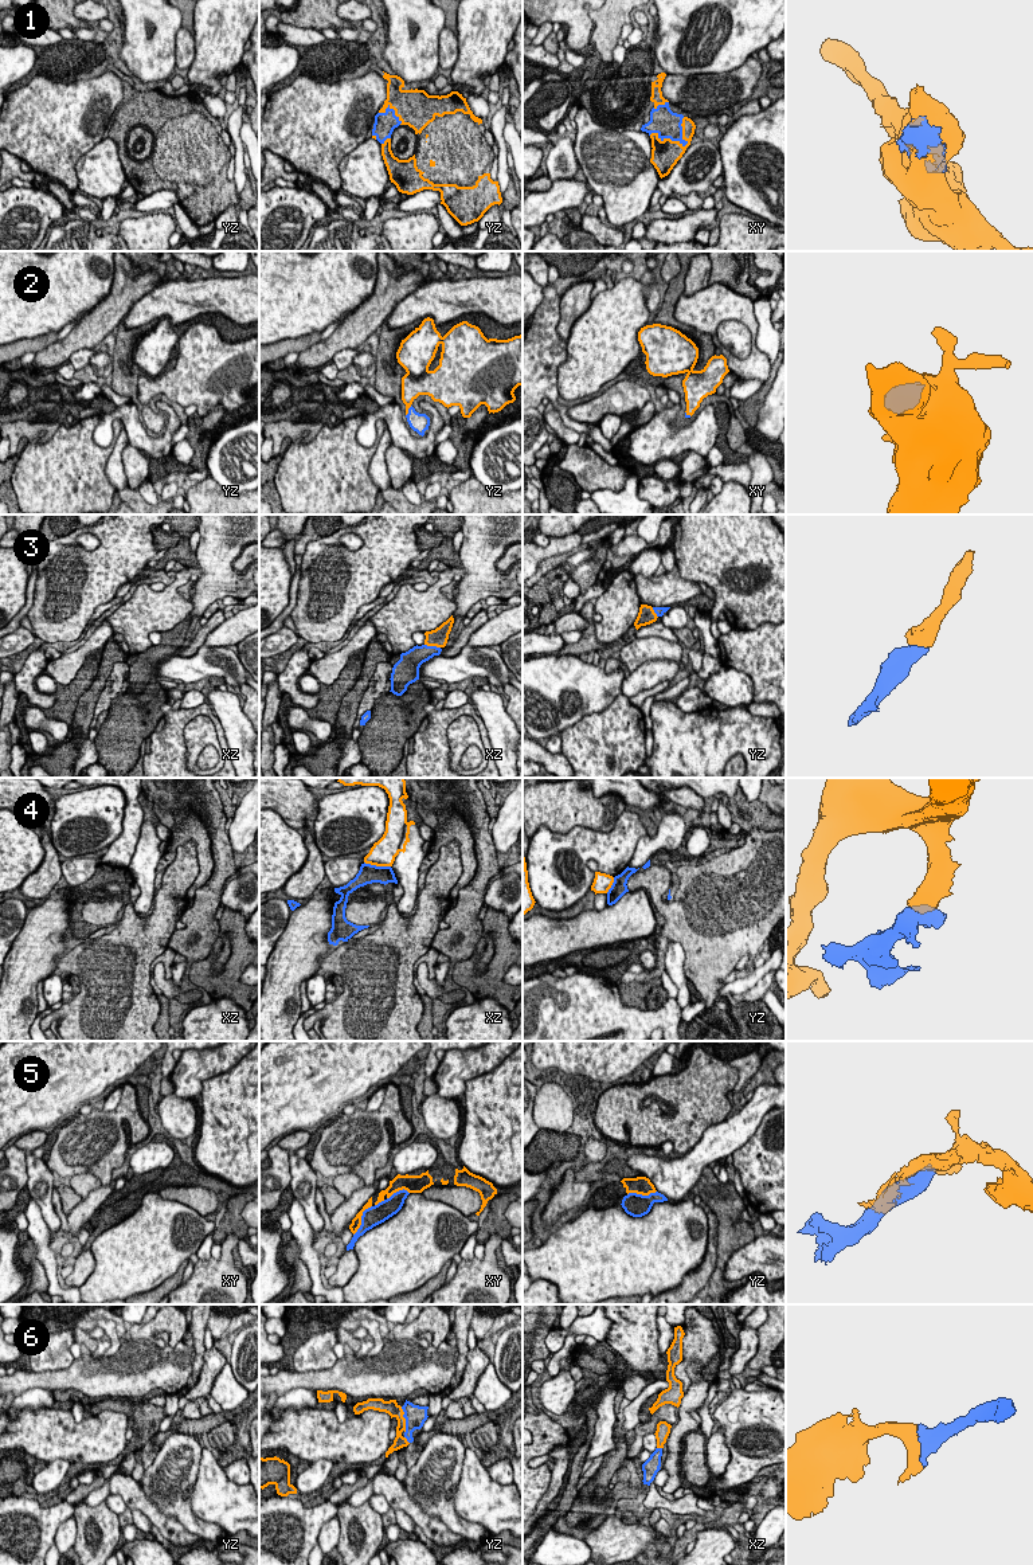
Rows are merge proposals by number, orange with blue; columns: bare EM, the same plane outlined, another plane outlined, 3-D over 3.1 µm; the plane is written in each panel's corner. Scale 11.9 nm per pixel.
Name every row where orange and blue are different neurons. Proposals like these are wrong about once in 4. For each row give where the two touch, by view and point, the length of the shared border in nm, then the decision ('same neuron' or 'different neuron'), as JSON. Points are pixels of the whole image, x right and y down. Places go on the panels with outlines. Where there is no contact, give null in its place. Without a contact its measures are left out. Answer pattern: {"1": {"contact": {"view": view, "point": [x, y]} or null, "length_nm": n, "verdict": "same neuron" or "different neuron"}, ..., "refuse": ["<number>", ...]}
{"1": {"contact": {"view": "xy", "point": [669, 139]}, "length_nm": 480, "verdict": "same neuron"}, "2": {"contact": {"view": "yz", "point": [407, 411]}, "length_nm": 140, "verdict": "same neuron"}, "3": {"contact": {"view": "xz", "point": [433, 645]}, "length_nm": 200, "verdict": "same neuron"}, "4": {"contact": {"view": "xz", "point": [378, 865]}, "length_nm": 320, "verdict": "different neuron"}, "5": {"contact": {"view": "xy", "point": [360, 1220]}, "length_nm": 420, "verdict": "same neuron"}, "6": {"contact": {"view": "yz", "point": [405, 1420]}, "length_nm": 320, "verdict": "same neuron"}, "refuse": ["4"]}

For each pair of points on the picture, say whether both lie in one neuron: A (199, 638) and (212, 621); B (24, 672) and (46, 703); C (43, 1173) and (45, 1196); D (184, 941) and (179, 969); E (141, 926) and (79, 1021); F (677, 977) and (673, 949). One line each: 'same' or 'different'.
A: same
B: same
C: same
D: different
E: same
F: same

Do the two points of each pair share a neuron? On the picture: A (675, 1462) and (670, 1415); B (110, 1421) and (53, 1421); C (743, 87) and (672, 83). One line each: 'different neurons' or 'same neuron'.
A: different neurons
B: same neuron
C: same neuron

